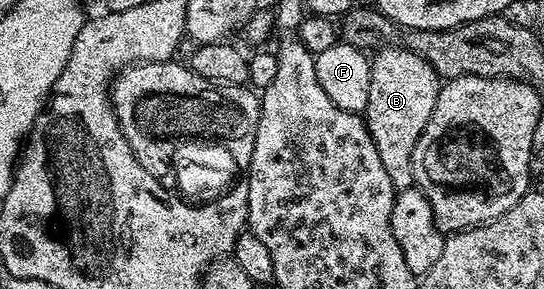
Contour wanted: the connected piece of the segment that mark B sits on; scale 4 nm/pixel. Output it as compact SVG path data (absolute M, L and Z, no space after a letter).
M385 45L371 56L370 97L362 118L368 125L378 158L390 175L392 186L403 189L413 186L414 145L418 145L418 137L422 137L430 113L434 113L434 101L438 101L442 80L421 55L406 50L403 45L392 46Z

